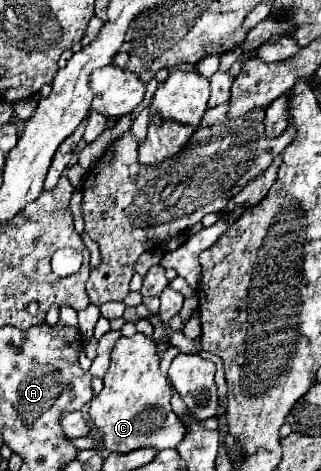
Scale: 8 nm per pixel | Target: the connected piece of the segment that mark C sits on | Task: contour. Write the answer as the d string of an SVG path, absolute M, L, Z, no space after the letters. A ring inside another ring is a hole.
M143 334L133 338L121 336L111 352L111 364L105 374L105 388L89 404L93 434L109 452L127 454L139 448L175 448L187 428L171 410L171 390L167 378L159 370L155 342Z

